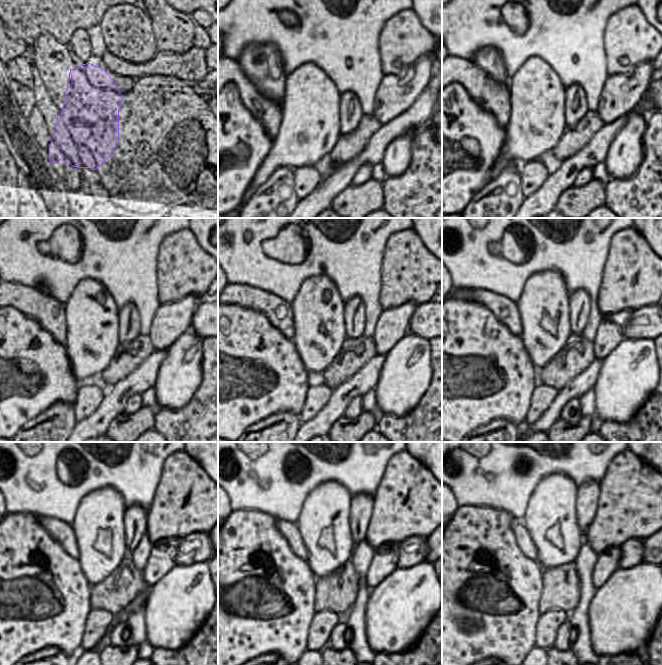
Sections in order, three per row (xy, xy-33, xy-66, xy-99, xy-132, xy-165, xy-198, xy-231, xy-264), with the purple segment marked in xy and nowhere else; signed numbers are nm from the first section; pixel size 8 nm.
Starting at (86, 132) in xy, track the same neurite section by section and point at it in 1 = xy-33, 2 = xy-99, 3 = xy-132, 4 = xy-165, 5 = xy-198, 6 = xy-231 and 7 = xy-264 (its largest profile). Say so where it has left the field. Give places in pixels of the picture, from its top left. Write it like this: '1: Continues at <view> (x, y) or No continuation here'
1: Continues at xy-33 (310, 126)
2: Continues at xy-99 (92, 342)
3: Continues at xy-132 (319, 310)
4: Continues at xy-165 (544, 305)
5: Continues at xy-198 (99, 524)
6: Continues at xy-231 (324, 522)
7: Continues at xy-264 (551, 516)

